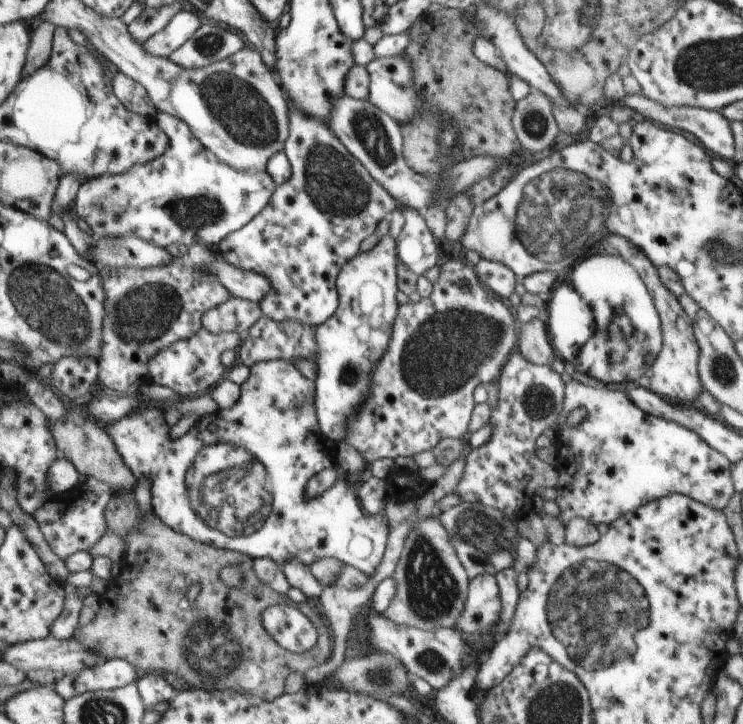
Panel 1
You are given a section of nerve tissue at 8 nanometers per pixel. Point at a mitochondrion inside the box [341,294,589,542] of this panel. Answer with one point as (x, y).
(444, 351)

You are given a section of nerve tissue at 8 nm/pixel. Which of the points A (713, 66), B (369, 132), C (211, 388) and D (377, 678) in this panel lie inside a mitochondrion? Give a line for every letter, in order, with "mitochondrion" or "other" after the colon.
A: mitochondrion
B: mitochondrion
C: other
D: mitochondrion

